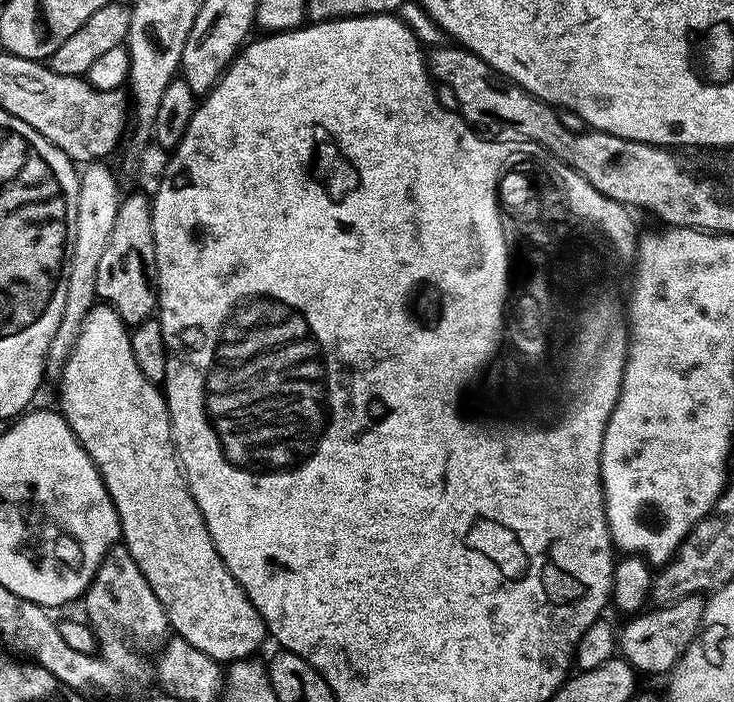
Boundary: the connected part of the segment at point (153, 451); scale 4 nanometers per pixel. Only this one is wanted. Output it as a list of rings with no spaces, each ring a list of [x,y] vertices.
[[[103,302],[93,306],[86,314],[76,341],[67,349],[66,356],[68,361],[60,372],[58,411],[100,471],[100,481],[120,519],[123,547],[163,606],[171,631],[194,650],[217,662],[255,657],[256,647],[266,640],[264,621],[257,616],[252,603],[220,561],[220,555],[212,545],[208,528],[188,492],[176,459],[165,393],[157,385],[149,383],[138,370],[132,354],[132,337],[124,321]]]

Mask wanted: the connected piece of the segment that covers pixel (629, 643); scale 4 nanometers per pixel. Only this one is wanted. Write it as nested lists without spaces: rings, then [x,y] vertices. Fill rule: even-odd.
[[[703,595],[687,596],[673,604],[663,604],[651,607],[633,615],[632,620],[618,632],[618,652],[623,660],[635,668],[637,673],[664,672],[671,673],[682,654],[694,642],[700,633],[700,624],[704,621],[704,606],[706,600]]]

